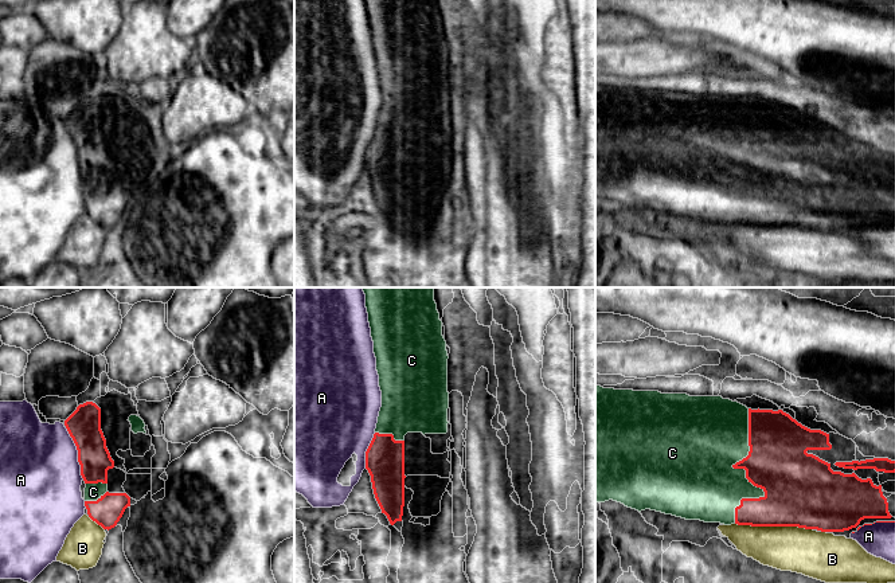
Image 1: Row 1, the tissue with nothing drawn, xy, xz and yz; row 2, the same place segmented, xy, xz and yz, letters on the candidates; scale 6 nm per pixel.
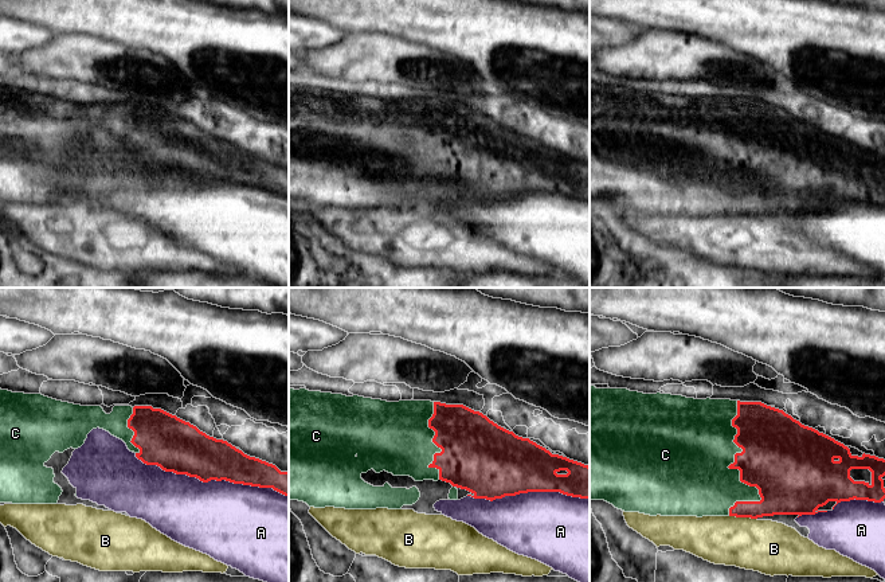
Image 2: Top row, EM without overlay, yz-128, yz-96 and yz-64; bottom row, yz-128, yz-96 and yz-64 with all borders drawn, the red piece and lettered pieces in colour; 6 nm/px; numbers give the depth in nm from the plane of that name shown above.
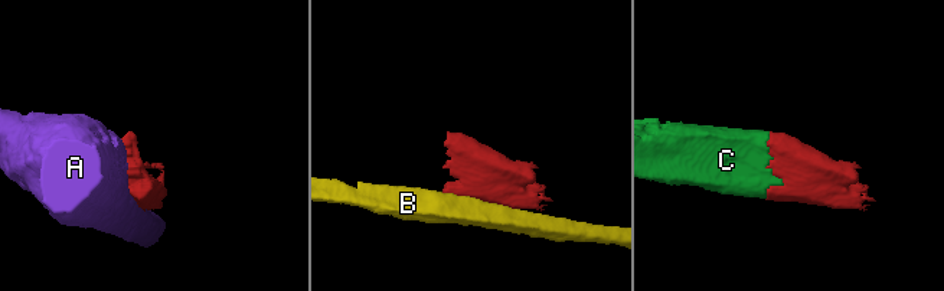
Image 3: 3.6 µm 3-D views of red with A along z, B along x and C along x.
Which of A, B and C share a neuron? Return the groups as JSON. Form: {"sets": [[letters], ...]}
{"sets": [["A"], ["B"], ["C"]]}

